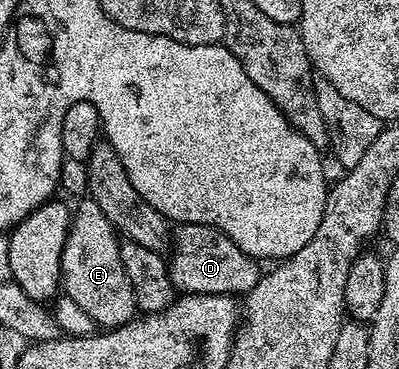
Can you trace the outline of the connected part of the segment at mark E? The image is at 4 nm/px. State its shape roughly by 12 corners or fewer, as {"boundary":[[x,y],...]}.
{"boundary":[[84,198],[60,258],[61,288],[107,330],[137,312],[101,206]]}

